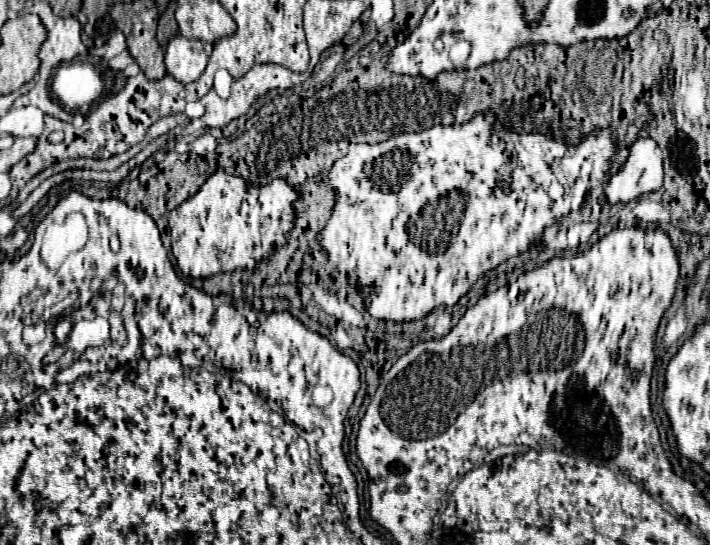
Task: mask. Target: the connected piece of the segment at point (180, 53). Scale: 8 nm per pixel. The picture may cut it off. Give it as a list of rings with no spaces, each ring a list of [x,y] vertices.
[[[174,36],[166,46],[166,70],[182,84],[190,84],[202,76],[208,62],[204,42]]]

